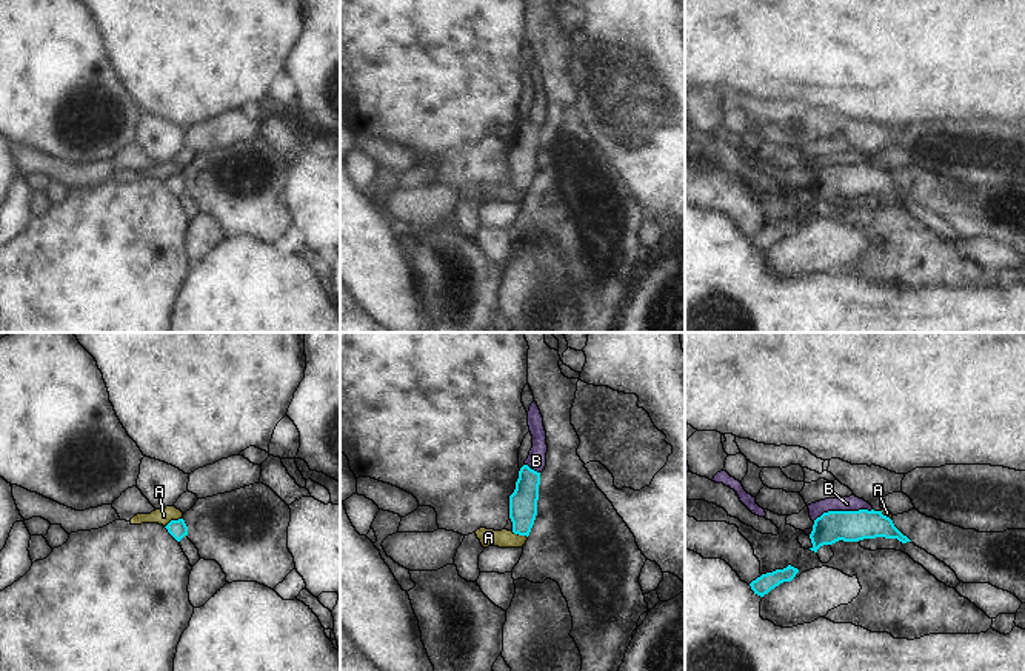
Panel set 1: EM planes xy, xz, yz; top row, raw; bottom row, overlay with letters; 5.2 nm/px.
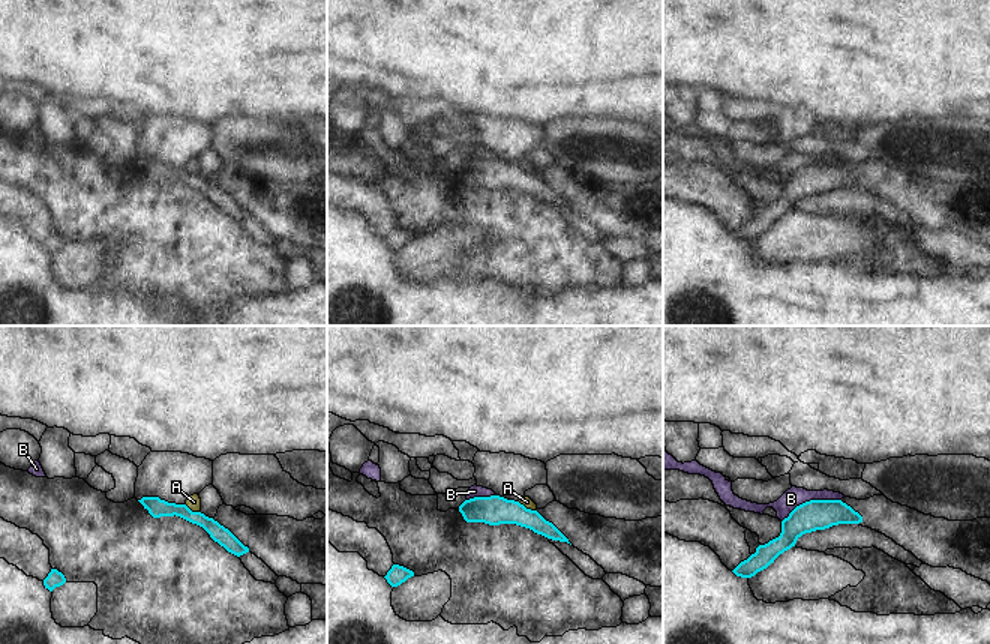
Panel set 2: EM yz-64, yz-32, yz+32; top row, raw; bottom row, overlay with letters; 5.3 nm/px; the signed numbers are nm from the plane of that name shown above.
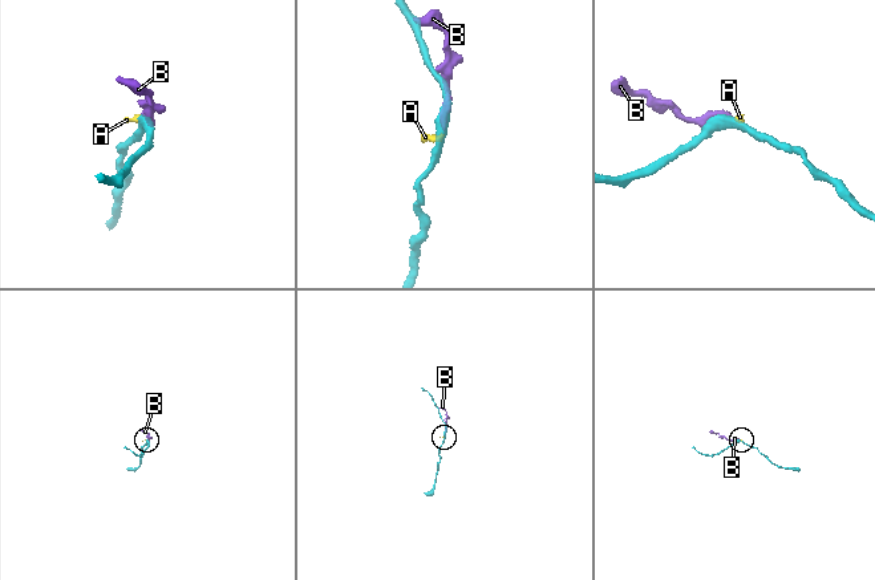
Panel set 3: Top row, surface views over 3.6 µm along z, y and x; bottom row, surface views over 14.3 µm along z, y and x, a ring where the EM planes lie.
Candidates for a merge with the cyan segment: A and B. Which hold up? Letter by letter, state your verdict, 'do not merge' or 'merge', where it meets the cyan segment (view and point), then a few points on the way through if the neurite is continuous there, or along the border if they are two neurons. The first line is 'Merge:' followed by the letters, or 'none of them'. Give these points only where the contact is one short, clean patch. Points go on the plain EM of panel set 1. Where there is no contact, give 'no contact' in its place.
Merge: none of them
A: do not merge; contact xy (173, 176); border xy (182, 173), (173, 174), (165, 182)
B: do not merge; contact yz (842, 166); border yz (871, 163), (828, 165), (813, 176)

